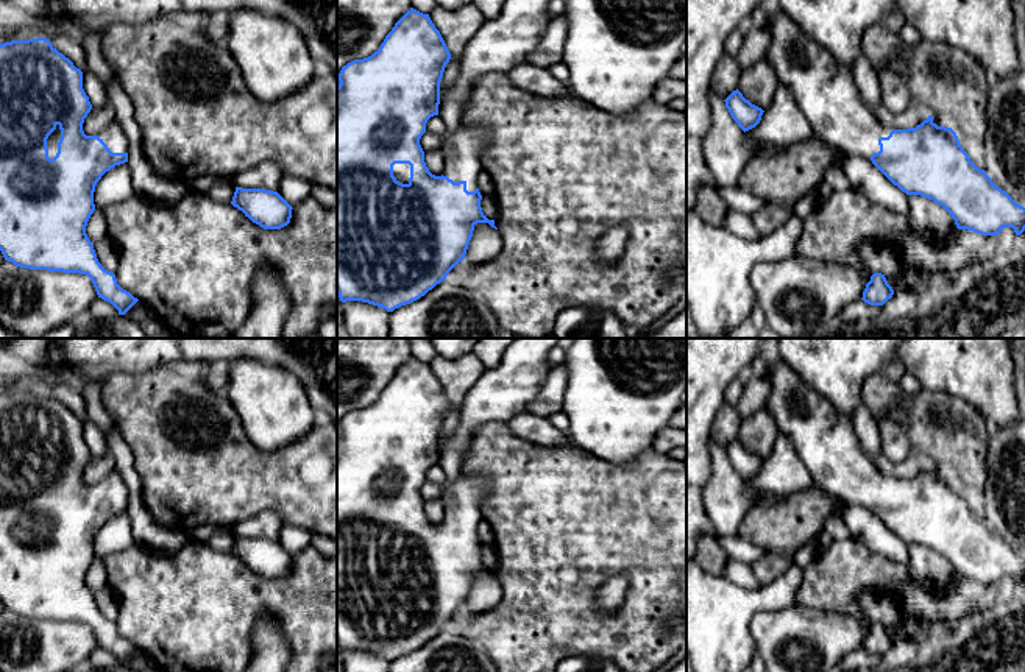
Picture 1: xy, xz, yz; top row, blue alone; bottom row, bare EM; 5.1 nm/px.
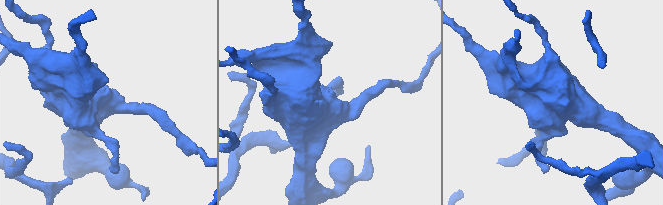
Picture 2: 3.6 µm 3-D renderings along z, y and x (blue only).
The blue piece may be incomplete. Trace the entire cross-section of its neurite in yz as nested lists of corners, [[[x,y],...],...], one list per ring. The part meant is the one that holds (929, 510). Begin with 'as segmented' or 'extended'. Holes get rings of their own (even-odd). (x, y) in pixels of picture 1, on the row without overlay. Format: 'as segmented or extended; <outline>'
extended; [[[780,359],[769,368],[766,407],[777,432],[793,443],[794,452],[818,488],[835,496],[846,507],[871,508],[906,544],[920,544],[942,555],[958,578],[981,585],[998,585],[1003,577],[1013,577],[1016,585],[1025,580],[1025,557],[970,510],[952,477],[938,476],[931,465],[908,479],[878,472],[861,447],[852,419],[839,413],[827,398],[808,387]]]

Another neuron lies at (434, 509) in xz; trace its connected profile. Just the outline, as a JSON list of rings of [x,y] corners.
[[[440,497],[424,502],[424,511],[432,524],[435,524],[435,525],[443,524],[445,507],[443,507],[443,502]]]

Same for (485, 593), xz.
[[[477,572],[474,574],[473,586],[463,610],[468,614],[481,614],[495,608],[501,599],[502,588],[499,580],[488,572]]]

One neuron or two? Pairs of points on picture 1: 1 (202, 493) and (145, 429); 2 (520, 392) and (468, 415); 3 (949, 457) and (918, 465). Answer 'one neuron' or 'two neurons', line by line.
1: one neuron
2: one neuron
3: two neurons

